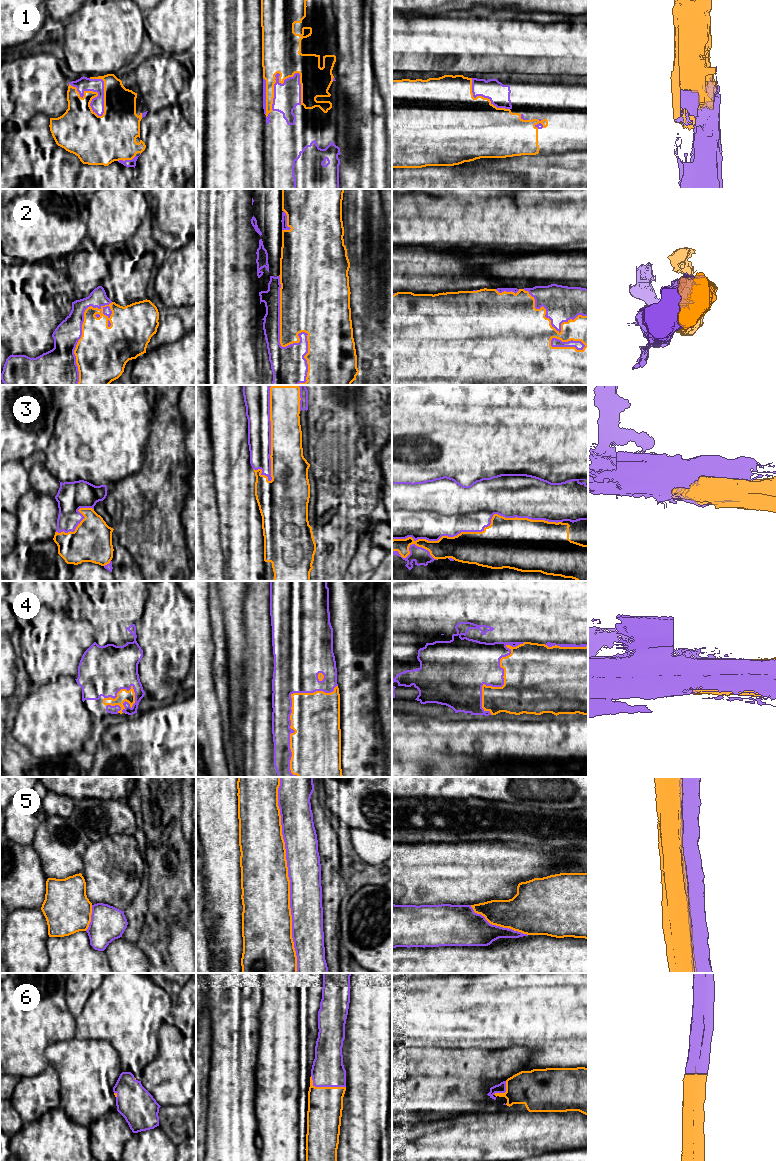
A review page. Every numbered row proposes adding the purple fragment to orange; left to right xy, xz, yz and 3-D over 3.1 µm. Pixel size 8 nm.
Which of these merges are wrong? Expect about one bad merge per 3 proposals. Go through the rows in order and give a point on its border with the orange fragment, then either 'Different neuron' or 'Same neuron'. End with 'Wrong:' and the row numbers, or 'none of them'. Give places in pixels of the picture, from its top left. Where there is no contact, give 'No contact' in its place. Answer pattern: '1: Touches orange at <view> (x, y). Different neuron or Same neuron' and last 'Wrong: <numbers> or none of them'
1: Touches orange at xy (95, 92). Same neuron
2: Touches orange at xz (288, 344). Different neuron
3: Touches orange at yz (479, 532). Same neuron
4: Touches orange at xz (291, 714). Same neuron
5: Touches orange at xz (287, 875). Different neuron
6: Touches orange at xz (325, 1087). Same neuron
Wrong: 2, 5

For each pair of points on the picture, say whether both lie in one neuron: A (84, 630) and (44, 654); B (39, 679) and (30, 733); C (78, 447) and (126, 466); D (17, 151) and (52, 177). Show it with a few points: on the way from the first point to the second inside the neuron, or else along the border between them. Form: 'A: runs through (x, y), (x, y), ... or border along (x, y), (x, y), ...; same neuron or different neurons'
A: runs through (74, 636), (57, 642), (54, 645); same neuron
B: border along (60, 676), (41, 685), (35, 685), (31, 682); different neurons
C: runs through (90, 447), (107, 447), (114, 454); same neuron
D: border along (11, 155), (30, 164), (42, 153), (56, 169); different neurons

